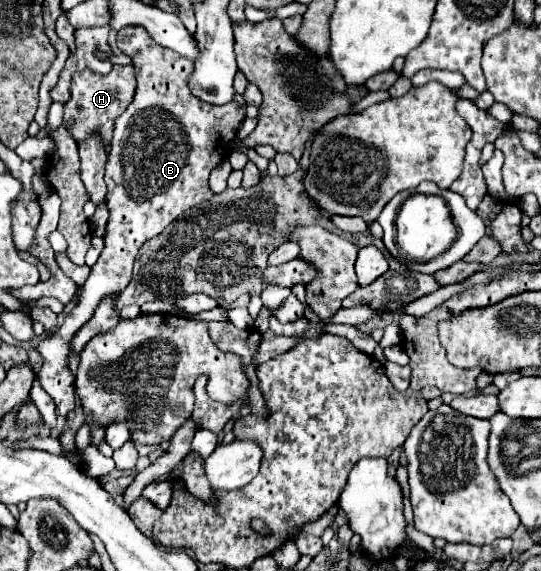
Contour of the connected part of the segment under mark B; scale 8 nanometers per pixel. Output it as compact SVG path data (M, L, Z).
M122 28L116 36L116 46L132 58L132 64L136 68L136 94L132 104L116 118L112 148L108 154L106 164L106 206L110 210L110 218L106 224L104 234L104 250L98 258L98 262L92 266L92 272L82 286L82 294L78 304L70 310L70 314L64 318L62 328L38 344L38 350L44 358L44 366L40 370L40 382L42 388L54 398L60 416L66 416L74 408L74 378L68 368L68 356L70 356L70 338L94 316L94 310L98 304L112 294L120 294L132 280L132 264L134 258L144 242L158 236L170 222L174 222L180 214L190 210L196 204L202 204L210 200L212 190L208 188L208 176L214 166L218 166L228 154L232 152L232 140L236 138L236 130L244 120L244 106L238 108L236 102L214 106L198 100L190 94L186 88L188 74L192 72L192 60L180 56L178 52L170 48L162 48L150 40L148 32L142 32L142 28Z

